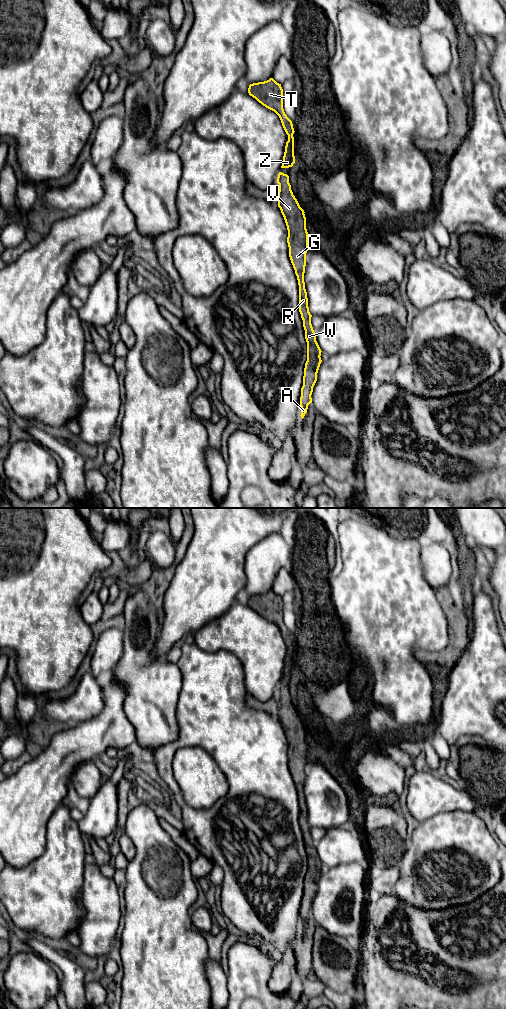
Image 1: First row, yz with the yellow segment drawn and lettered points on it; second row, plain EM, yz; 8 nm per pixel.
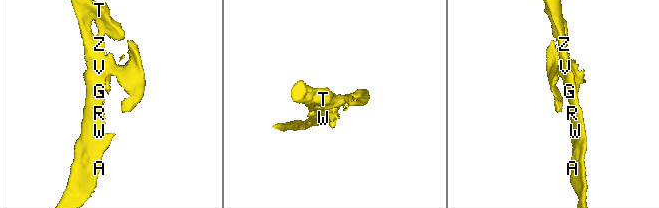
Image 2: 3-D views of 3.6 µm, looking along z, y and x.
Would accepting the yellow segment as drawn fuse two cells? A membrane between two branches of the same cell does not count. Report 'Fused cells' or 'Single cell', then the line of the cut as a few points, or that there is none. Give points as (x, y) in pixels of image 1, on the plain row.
Single cell. No split

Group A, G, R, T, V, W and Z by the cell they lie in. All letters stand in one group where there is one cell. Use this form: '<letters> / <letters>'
A G R T V W Z

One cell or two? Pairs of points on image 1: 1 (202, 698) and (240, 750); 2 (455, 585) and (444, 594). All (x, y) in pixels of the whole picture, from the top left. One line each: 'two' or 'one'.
1: one
2: two

